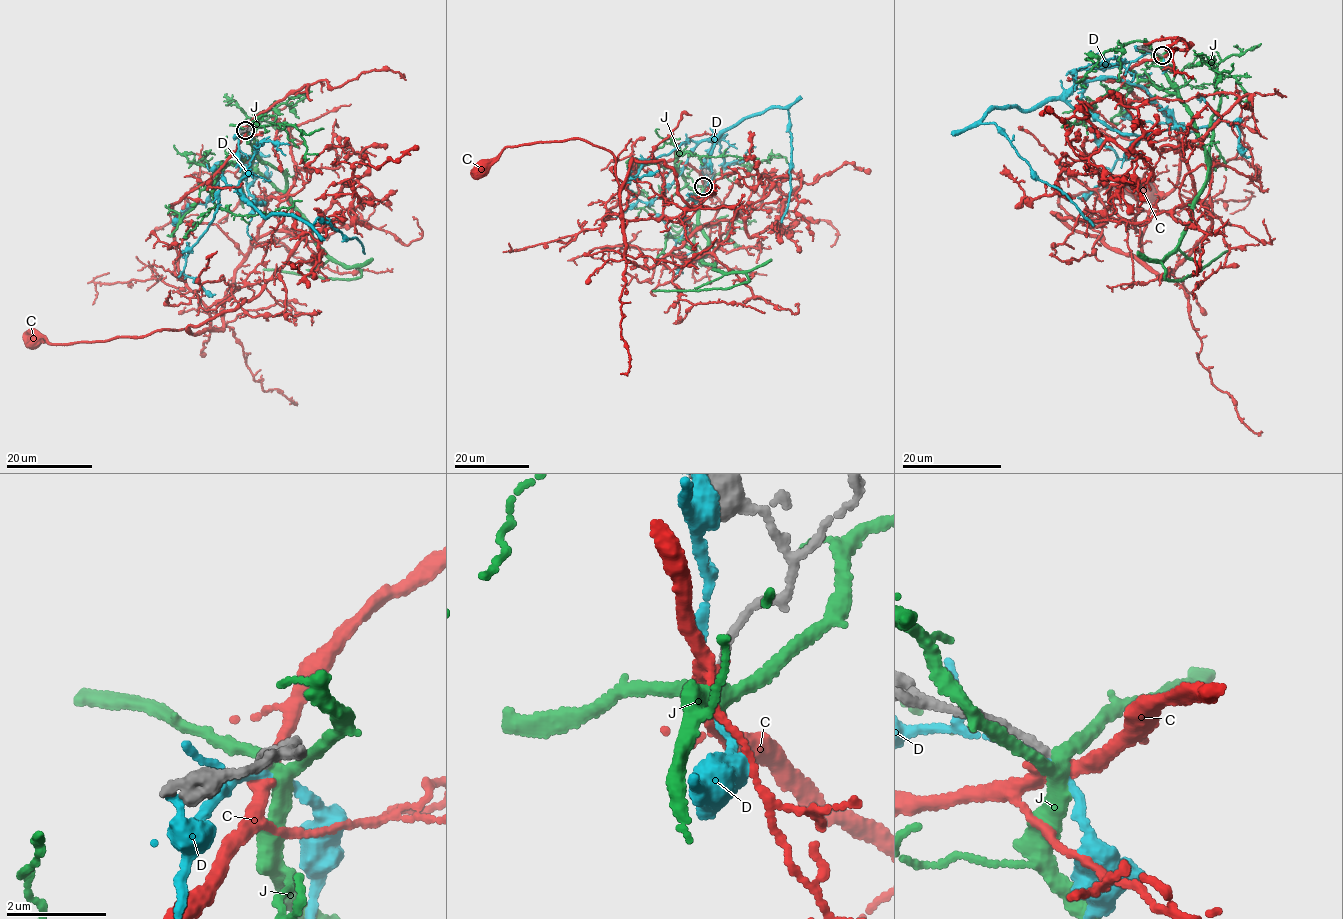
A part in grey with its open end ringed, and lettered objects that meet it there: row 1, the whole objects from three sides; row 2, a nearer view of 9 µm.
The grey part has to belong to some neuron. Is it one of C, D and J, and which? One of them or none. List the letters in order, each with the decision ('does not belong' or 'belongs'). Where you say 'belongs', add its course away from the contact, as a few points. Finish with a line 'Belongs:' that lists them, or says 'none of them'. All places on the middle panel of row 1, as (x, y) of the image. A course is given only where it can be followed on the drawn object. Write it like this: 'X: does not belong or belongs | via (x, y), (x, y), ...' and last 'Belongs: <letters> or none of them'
C: does not belong
D: does not belong
J: does not belong
Belongs: none of them

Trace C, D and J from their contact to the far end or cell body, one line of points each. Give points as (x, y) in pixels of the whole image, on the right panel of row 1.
C: (1160, 56), (1120, 78), (1178, 129), (1178, 184), (1151, 208), (1142, 259), (1059, 206), (1062, 194), (1142, 189)
D: (1160, 56), (1075, 70), (1062, 95), (1025, 110), (998, 107), (981, 122), (1003, 130), (1093, 226)
J: (1160, 55), (1207, 174), (1179, 244), (1161, 261), (1164, 278), (1181, 280), (1228, 251)

